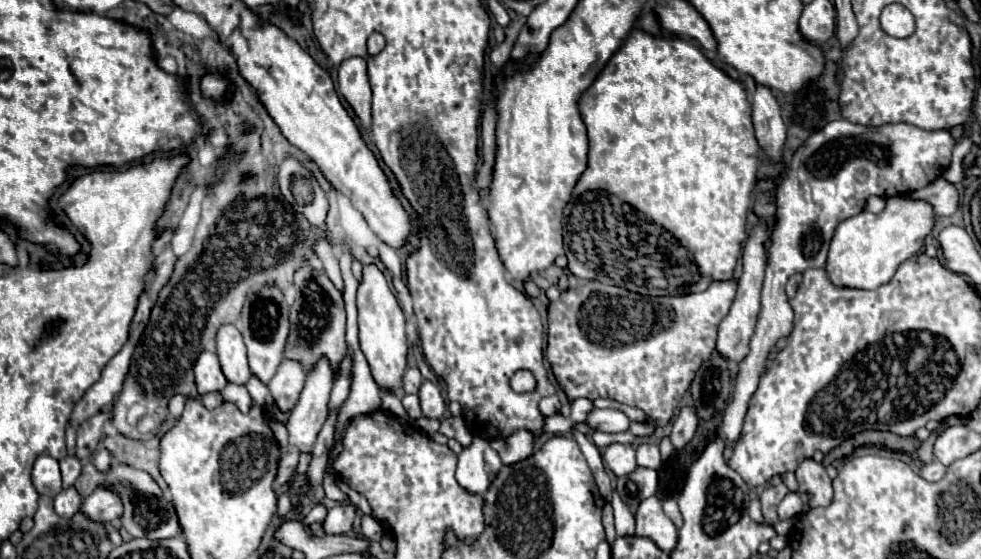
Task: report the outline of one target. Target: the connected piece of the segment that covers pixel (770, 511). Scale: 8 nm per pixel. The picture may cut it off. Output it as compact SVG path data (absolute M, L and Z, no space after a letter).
M776 484L770 486L762 492L760 502L762 502L762 516L764 516L764 524L776 524L778 522L778 514L776 508L782 502L782 498L788 494L788 488L784 484Z

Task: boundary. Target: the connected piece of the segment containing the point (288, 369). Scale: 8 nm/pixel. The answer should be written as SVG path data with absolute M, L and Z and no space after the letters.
M282 360L274 380L270 380L268 390L272 392L274 404L280 412L290 412L298 402L298 396L304 388L306 372L294 360Z

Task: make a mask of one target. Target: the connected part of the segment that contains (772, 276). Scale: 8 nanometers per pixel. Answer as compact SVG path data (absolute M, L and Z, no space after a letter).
M842 118L842 120L828 122L822 130L814 132L806 140L806 144L802 144L802 148L796 150L790 166L784 172L784 178L778 186L778 192L776 192L778 212L776 212L776 226L774 226L774 234L772 234L772 246L768 250L766 280L764 280L764 288L762 288L762 312L760 312L760 318L756 324L756 332L750 340L750 354L746 356L746 360L742 360L742 364L738 364L738 368L740 368L738 382L734 386L732 400L730 400L726 414L724 414L724 420L722 420L722 432L726 434L726 438L730 442L736 442L740 432L742 432L742 420L746 416L746 408L748 408L748 402L758 386L758 380L764 372L764 364L766 364L770 348L780 338L784 338L792 332L794 314L792 314L792 306L788 302L788 296L784 292L788 278L796 272L804 272L808 268L822 268L826 264L828 246L830 246L830 240L832 240L836 226L840 222L844 222L846 218L860 214L866 206L868 196L876 194L876 196L890 198L890 196L900 196L902 192L910 194L914 190L924 188L926 184L930 184L938 176L942 176L944 170L950 166L954 144L956 142L948 130L928 132L928 130L922 130L922 128L912 126L912 124L862 126L862 124L854 124L854 122L848 122Z

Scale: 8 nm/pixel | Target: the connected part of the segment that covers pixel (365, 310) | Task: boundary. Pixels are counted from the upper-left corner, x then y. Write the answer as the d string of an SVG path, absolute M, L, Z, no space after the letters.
M364 266L364 280L358 288L358 328L360 328L360 350L370 366L372 378L382 392L396 392L402 388L402 376L406 370L406 334L404 314L388 288L388 280L374 266Z

